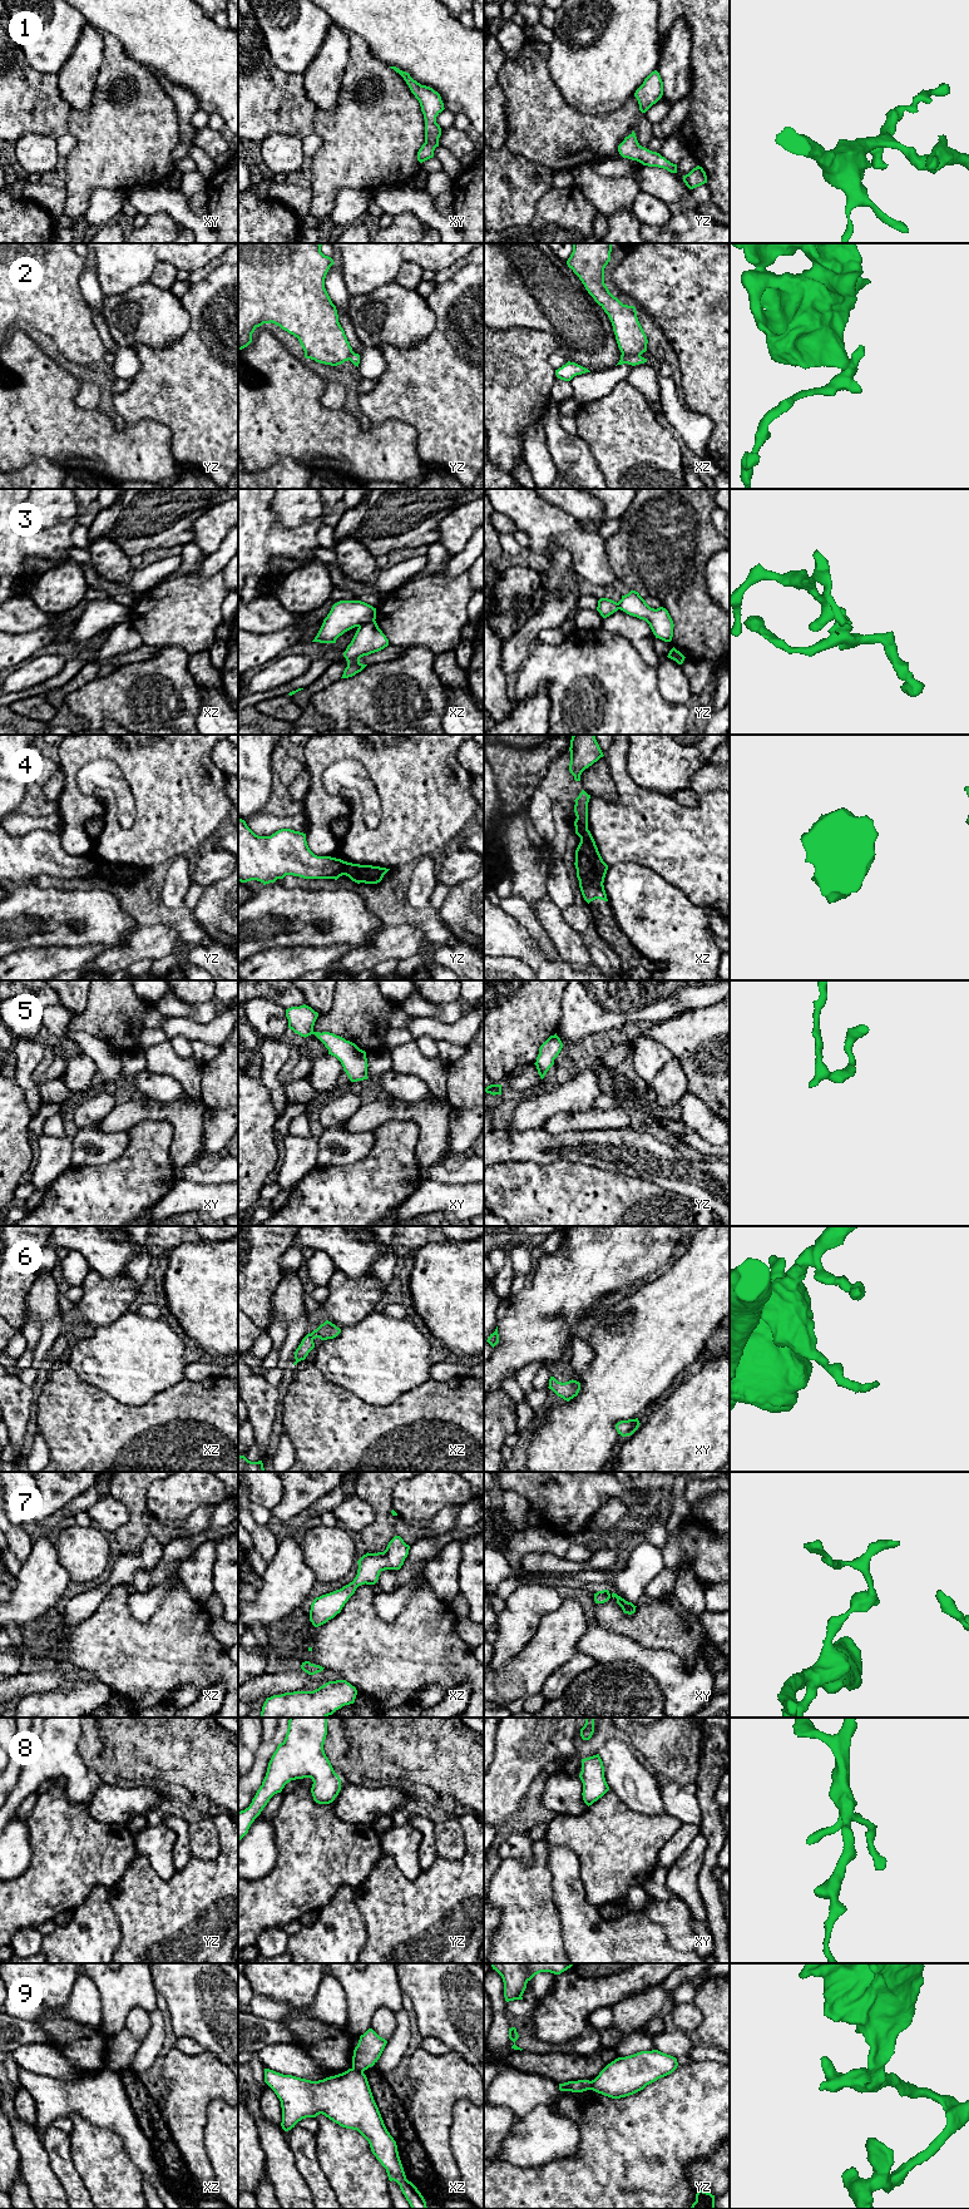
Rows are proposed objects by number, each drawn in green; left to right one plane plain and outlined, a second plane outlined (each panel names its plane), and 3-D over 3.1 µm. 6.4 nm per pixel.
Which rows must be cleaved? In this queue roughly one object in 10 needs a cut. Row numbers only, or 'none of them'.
2, 3, 9

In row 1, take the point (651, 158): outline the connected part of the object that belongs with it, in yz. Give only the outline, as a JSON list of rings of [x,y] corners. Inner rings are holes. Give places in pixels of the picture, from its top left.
[[[634,130],[618,145],[618,152],[623,158],[637,160],[643,165],[658,167],[671,173],[677,173],[677,164],[671,163],[659,153],[642,147],[637,140]]]

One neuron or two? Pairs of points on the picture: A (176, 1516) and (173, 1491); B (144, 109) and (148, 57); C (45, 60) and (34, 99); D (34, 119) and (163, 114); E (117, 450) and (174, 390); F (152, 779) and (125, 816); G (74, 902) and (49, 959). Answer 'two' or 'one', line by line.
A: one
B: two
C: two
D: two
E: two
F: two
G: two

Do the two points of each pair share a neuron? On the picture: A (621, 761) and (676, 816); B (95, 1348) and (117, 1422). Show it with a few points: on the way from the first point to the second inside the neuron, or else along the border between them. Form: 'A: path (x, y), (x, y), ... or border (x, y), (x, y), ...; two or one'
A: path (622, 779), (658, 816); one
B: border (83, 1380), (99, 1387), (123, 1403), (137, 1406); two

